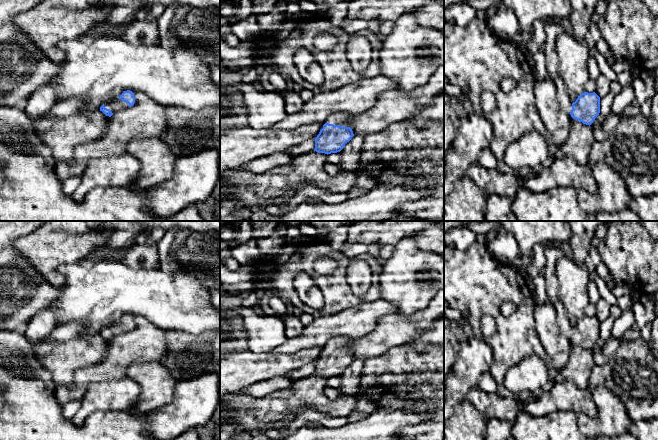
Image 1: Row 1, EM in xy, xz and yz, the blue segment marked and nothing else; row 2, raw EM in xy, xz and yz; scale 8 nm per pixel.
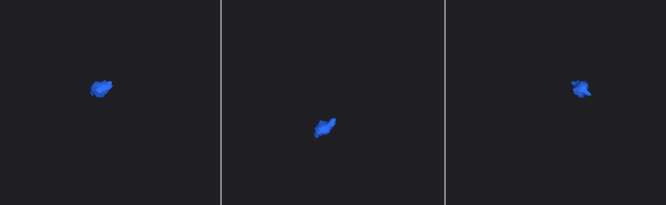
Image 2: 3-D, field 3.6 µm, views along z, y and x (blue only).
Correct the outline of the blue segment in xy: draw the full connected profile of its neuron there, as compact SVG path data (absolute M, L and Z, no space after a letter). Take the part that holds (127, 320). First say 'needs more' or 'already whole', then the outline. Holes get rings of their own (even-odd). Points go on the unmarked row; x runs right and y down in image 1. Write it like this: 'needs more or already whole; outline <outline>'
needs more; outline M130 314L124 315L118 322L103 328L99 333L108 342L115 336L129 332L135 327L134 317Z

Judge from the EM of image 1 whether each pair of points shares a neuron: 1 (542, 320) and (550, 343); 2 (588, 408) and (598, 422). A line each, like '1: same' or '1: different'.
1: same
2: different

